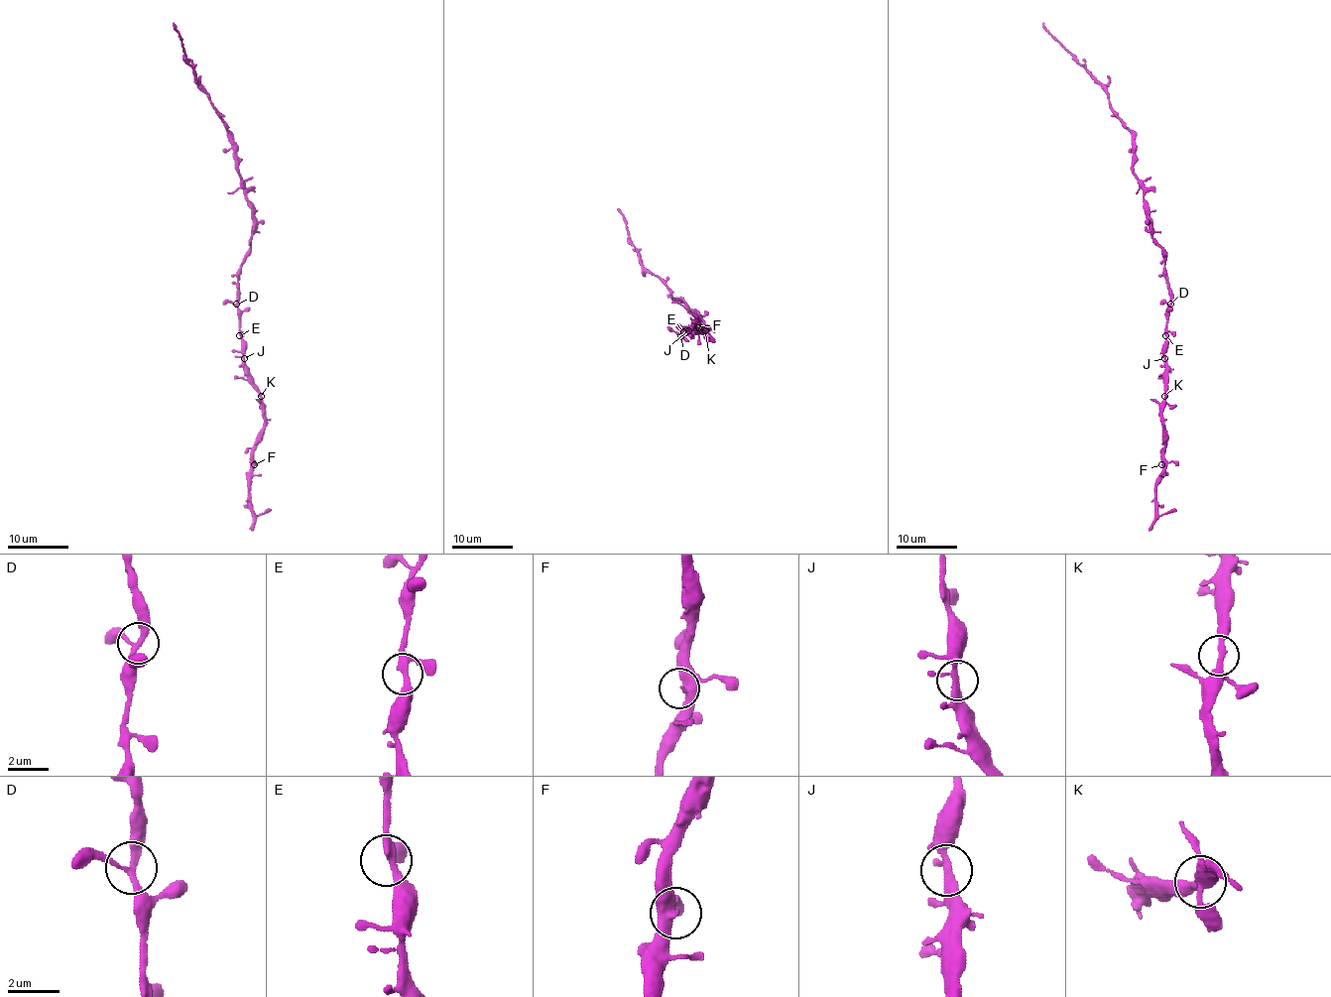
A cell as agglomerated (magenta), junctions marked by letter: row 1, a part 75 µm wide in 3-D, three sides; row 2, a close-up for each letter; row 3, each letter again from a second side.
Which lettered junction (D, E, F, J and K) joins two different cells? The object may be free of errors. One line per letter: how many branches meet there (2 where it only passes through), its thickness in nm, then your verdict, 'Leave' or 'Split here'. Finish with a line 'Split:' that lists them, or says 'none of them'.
D: Branches: 3. Thickness 240 nm. Leave
E: Branches: 3. Thickness 280 nm. Leave
F: Branches: 2. Thickness 340 nm. Leave
J: Branches: 4. Thickness 260 nm. Leave
K: Branches: 3. Thickness 280 nm. Leave
Split: none of them

